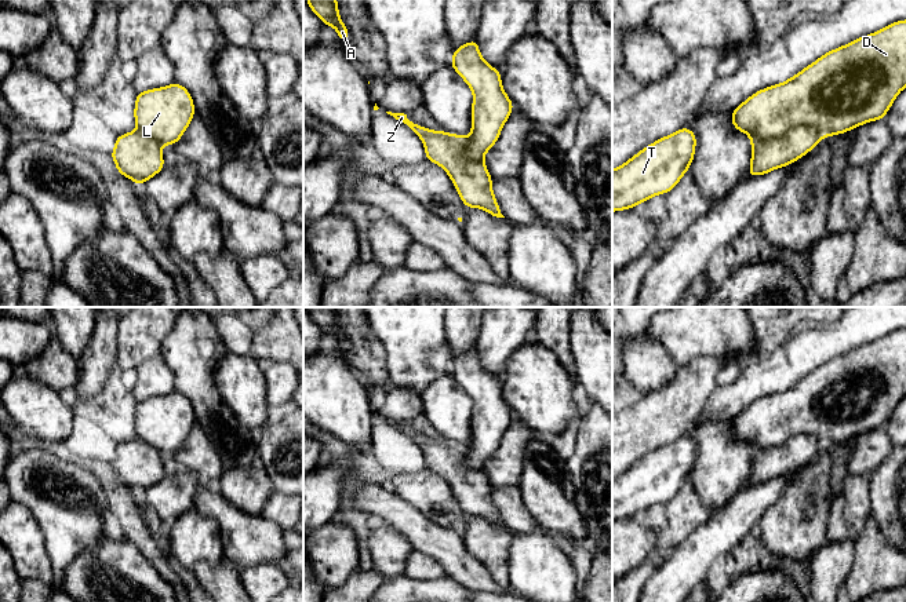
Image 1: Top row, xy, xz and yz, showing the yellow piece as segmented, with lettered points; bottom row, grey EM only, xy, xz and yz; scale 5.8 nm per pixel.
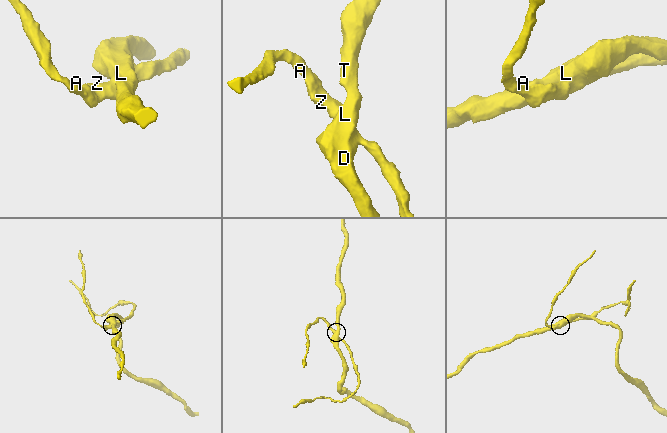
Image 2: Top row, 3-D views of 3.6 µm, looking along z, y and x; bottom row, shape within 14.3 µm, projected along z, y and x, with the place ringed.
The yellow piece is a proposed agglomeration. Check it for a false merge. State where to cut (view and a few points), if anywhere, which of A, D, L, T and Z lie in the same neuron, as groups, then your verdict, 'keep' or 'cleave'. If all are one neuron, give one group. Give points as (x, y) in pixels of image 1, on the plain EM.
yz (750, 445), (771, 448), (801, 434), (812, 434), (823, 445) | A Z / D L T | cleave

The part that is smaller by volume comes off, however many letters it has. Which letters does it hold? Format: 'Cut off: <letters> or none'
Cut off: A, Z

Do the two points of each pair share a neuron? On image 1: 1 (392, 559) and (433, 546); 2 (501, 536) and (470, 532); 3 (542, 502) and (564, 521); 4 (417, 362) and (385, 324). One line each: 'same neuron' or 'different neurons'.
1: different neurons
2: same neuron
3: same neuron
4: same neuron

